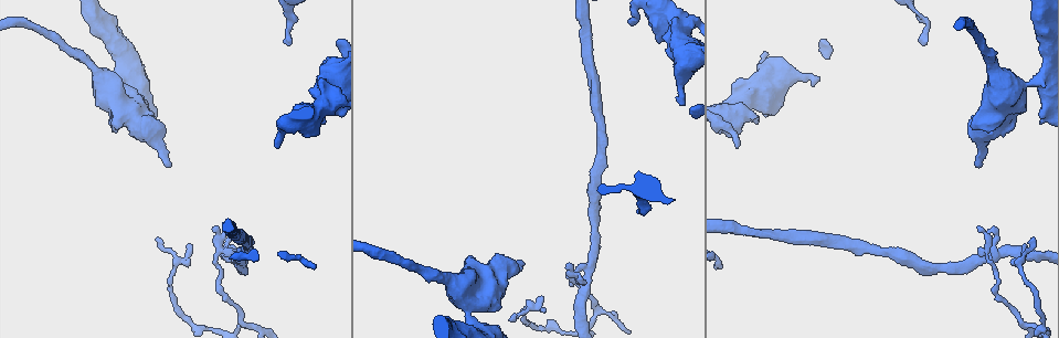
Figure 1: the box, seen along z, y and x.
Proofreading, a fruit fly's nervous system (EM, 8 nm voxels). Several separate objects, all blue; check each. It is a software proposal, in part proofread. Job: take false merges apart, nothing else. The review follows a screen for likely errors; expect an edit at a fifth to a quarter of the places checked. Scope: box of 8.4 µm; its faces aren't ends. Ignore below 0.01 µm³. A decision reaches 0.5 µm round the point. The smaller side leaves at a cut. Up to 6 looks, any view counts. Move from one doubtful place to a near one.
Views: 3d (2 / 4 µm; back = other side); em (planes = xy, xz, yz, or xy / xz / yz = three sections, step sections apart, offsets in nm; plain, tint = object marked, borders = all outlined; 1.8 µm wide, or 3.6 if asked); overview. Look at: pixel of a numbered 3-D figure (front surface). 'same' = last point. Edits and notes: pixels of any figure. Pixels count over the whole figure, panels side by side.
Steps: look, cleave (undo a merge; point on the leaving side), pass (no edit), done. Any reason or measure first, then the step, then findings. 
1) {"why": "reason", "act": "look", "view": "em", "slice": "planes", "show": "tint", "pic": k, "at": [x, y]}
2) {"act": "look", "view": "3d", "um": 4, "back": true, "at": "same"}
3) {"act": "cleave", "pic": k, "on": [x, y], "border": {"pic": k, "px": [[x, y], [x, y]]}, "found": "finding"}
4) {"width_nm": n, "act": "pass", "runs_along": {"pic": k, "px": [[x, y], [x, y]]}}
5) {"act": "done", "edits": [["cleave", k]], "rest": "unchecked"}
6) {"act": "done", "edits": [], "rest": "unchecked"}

{"why": "branch point", "act": "look", "view": "3d", "um": 2, "back": true, "pic": 1, "at": [584, 276]}

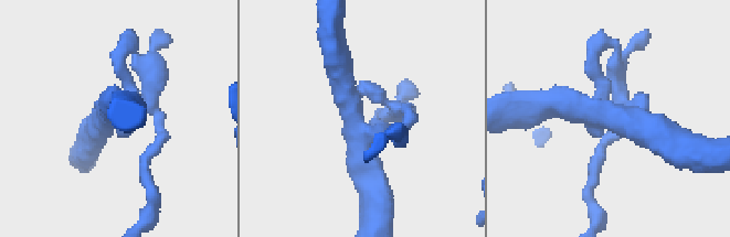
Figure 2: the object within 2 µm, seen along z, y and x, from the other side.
{"why": "shape alone is not enough", "act": "look", "view": "em", "slice": "planes", "show": "borders", "pic": 2, "at": [358, 128]}

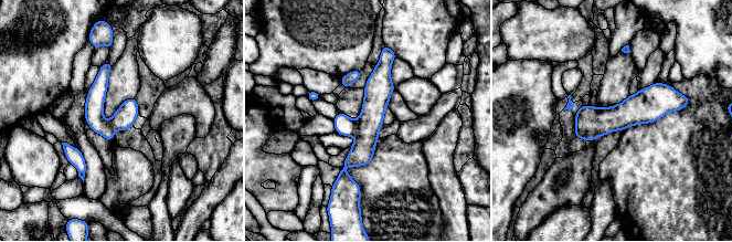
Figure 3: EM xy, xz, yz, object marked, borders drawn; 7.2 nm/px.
{"act": "cleave", "pic": 3, "on": [375, 101], "part_leaving": {"pic": 3, "px": [[384, 54], [366, 143], [343, 167], [351, 182]]}, "found": "two cells meet here"}

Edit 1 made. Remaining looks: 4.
{"act": "look", "view": "overview"}

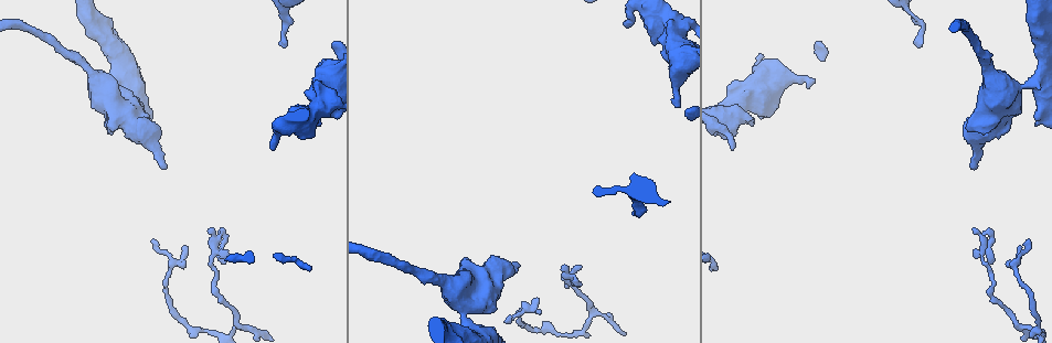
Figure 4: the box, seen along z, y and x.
{"why": "thick turns thin", "act": "look", "view": "3d", "um": 4, "pic": 4, "at": [1009, 112]}

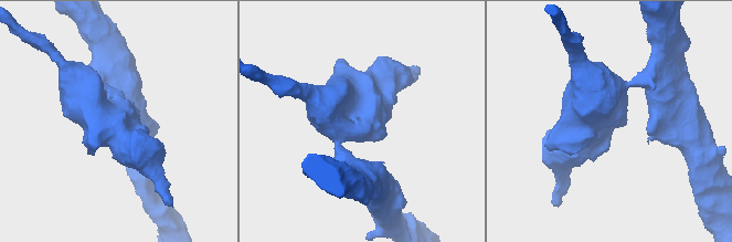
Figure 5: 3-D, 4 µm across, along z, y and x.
{"arm_widths_nm": [500, 600], "why": "shape alone is not enough", "act": "look", "view": "em", "um": 3.6, "slice": "xy", "step": 8, "show": "tint", "pic": 5, "at": [131, 120]}

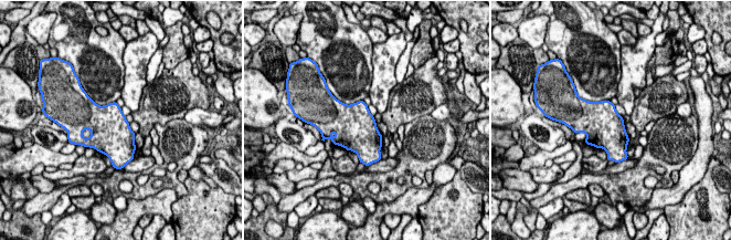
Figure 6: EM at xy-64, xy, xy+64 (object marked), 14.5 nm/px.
{"why": "another direction", "act": "look", "view": "em", "um": 3.6, "slice": "planes", "show": "tint", "at": "same"}

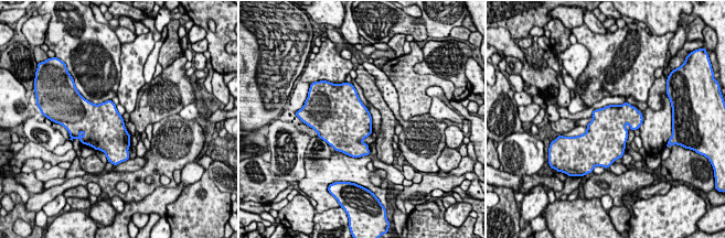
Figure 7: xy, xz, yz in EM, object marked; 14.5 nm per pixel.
{"act": "pass", "found": "all the same cell"}

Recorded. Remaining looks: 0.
{"act": "done", "edits": [["cleave", 3]], "rest": "unchecked"}

